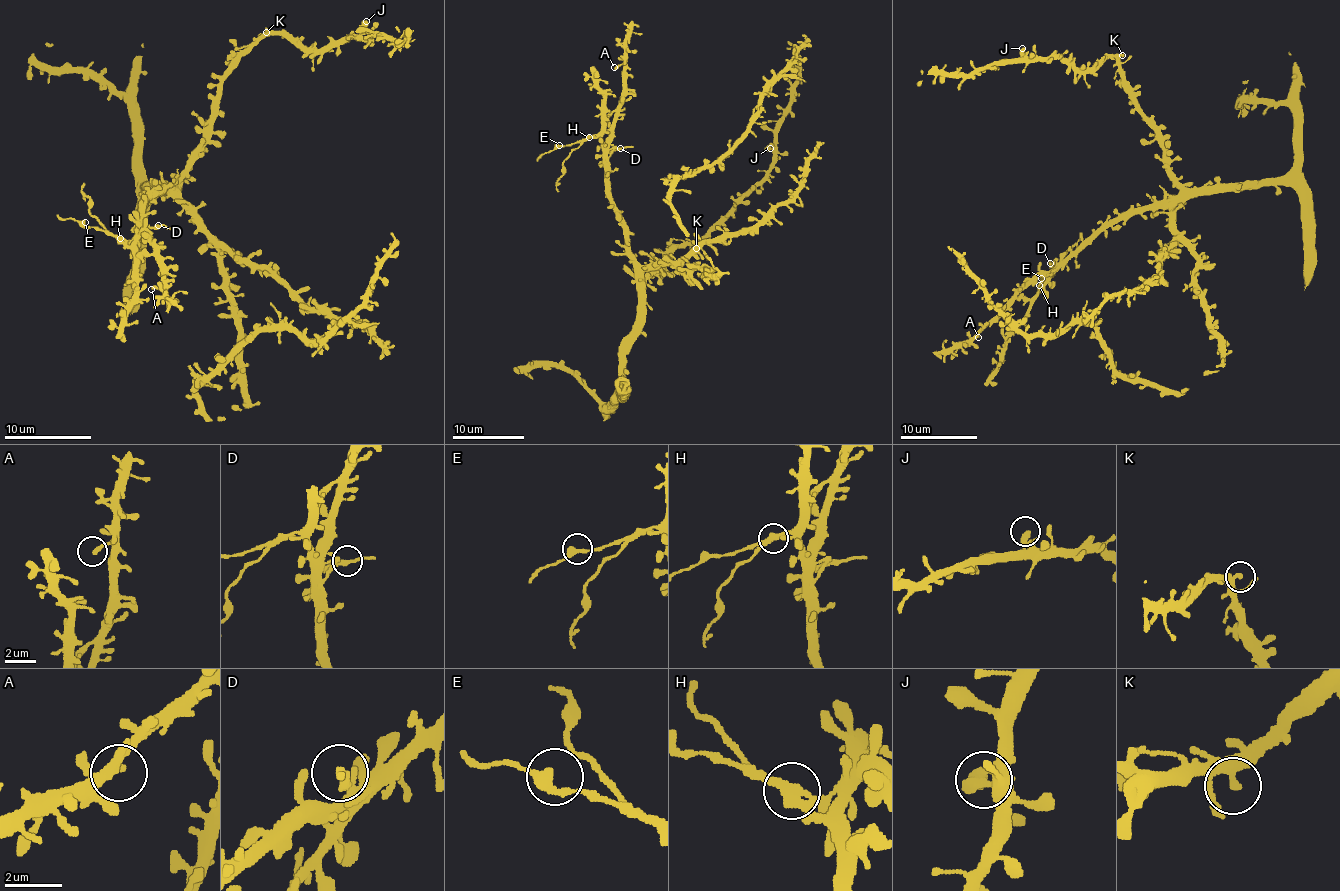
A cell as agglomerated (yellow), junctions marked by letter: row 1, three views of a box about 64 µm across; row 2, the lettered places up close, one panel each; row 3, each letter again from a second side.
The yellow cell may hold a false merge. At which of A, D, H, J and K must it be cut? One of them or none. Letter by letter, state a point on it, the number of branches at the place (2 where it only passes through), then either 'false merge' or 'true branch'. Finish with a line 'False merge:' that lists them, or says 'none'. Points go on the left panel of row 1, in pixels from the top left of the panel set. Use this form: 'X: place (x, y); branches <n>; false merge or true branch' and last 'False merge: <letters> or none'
A: place (151, 289); branches 1; true branch
D: place (158, 225); branches 2; true branch
H: place (120, 238); branches 2; false merge
J: place (366, 21); branches 2; true branch
K: place (266, 32); branches 2; true branch
False merge: H

